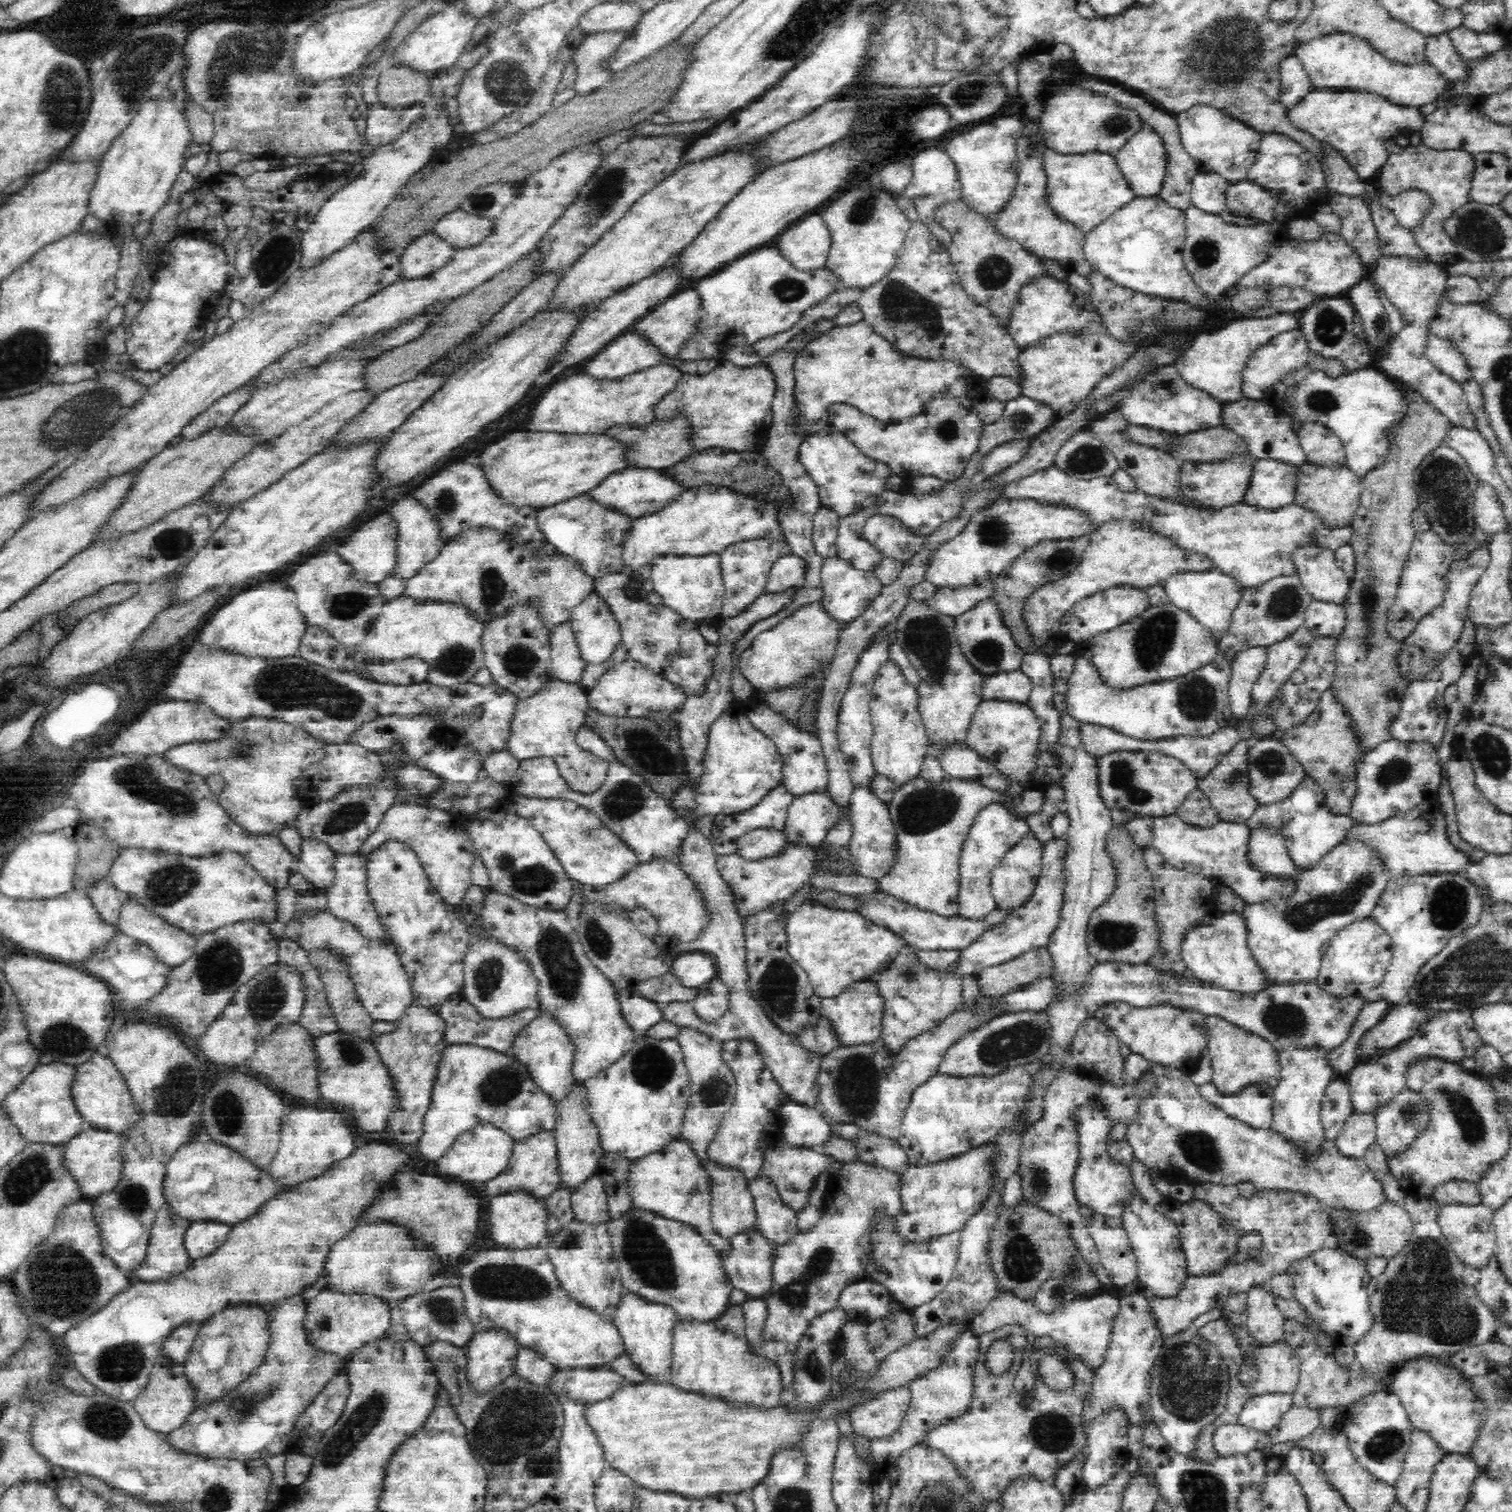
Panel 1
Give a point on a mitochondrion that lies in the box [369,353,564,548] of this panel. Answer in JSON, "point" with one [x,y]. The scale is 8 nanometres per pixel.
{"point":[445,502]}

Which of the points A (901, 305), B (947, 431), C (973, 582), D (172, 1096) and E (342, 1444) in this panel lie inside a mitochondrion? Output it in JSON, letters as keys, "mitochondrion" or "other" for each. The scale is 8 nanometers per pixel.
{"A":"mitochondrion","B":"mitochondrion","C":"other","D":"mitochondrion","E":"mitochondrion"}

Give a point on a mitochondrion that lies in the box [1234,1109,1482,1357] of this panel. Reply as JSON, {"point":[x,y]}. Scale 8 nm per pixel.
{"point":[1425,1299]}

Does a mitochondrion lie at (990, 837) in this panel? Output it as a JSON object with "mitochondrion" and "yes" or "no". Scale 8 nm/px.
{"mitochondrion":"no"}

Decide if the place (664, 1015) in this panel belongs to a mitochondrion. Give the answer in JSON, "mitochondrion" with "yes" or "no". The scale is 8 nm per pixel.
{"mitochondrion":"no"}

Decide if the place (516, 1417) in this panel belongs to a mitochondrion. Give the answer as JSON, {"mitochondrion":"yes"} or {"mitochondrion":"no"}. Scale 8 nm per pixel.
{"mitochondrion":"yes"}

